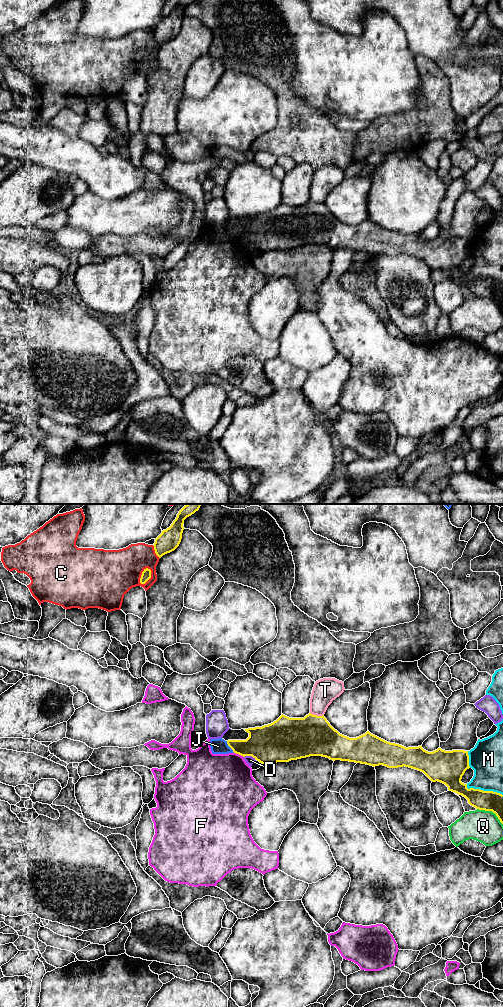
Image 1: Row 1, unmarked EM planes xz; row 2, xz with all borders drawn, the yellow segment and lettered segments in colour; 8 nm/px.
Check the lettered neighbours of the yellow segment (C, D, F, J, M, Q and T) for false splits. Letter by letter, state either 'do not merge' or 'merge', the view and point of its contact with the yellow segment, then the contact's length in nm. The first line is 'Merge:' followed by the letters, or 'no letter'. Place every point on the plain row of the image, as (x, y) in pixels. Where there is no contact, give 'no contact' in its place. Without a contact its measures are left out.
Merge: no letter
C: do not merge; meets yellow in xz at (141, 64); contact 150 nm long
D: do not merge; meets yellow in xz at (249, 243); contact 110 nm long
F: do not merge; meets yellow in xz at (239, 242); contact 90 nm long
J: do not merge; meets yellow in xz at (229, 234); contact 120 nm long
M: do not merge; meets yellow in xz at (482, 278); contact 300 nm long
Q: do not merge; meets yellow in xz at (491, 298); contact 240 nm long
T: do not merge; meets yellow in xz at (316, 203); contact 110 nm long

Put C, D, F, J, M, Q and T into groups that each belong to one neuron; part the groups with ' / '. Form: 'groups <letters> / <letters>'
groups C / D / F / J / M / Q / T

